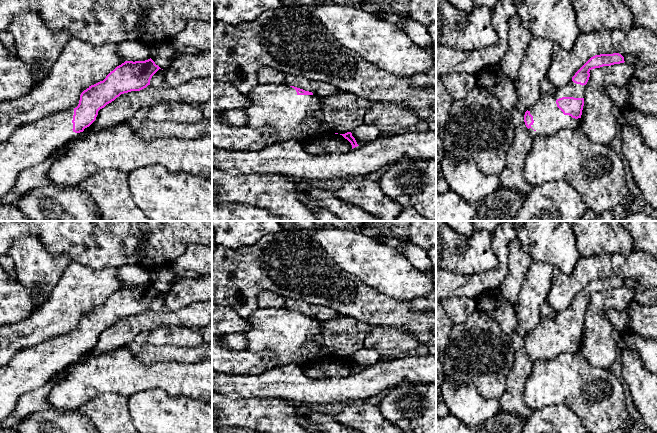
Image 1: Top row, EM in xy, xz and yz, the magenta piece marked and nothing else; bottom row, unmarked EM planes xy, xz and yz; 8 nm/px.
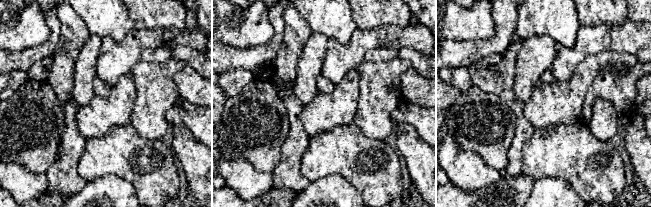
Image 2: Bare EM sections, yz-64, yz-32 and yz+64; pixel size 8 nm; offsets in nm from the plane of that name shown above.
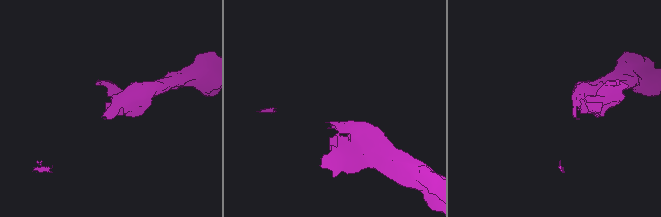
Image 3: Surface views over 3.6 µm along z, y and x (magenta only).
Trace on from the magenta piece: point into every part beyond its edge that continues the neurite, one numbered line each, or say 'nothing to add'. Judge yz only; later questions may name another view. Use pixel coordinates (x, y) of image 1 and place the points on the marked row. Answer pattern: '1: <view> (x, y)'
1: yz (548, 119)

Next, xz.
1: xz (291, 115)

